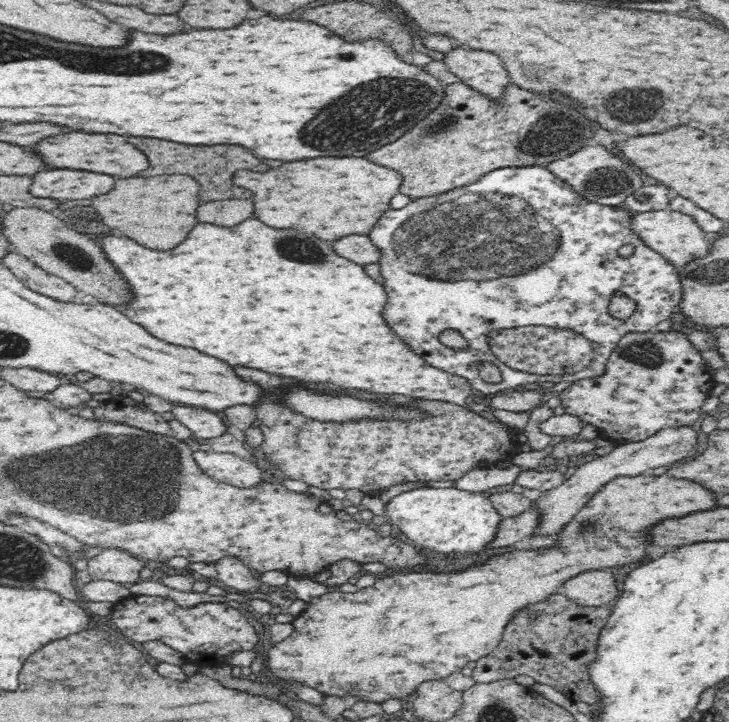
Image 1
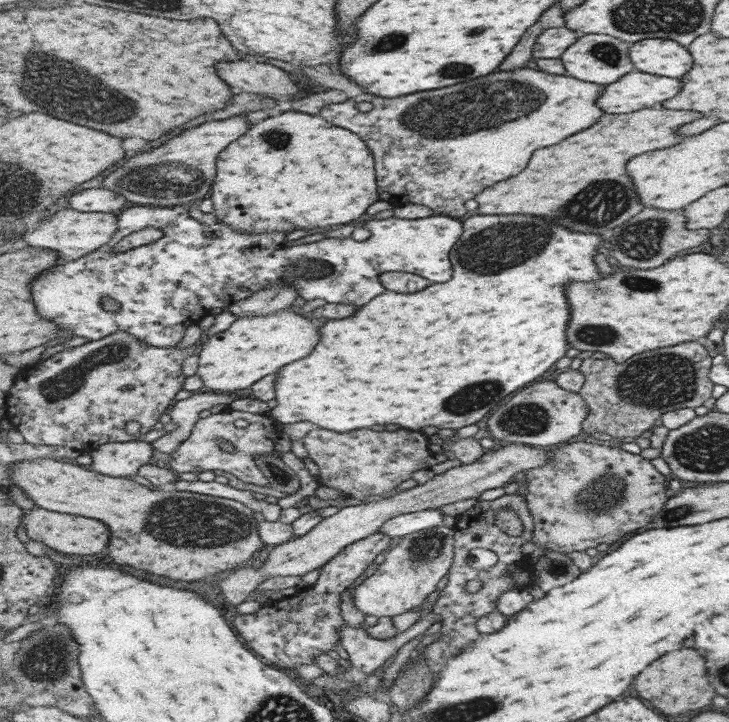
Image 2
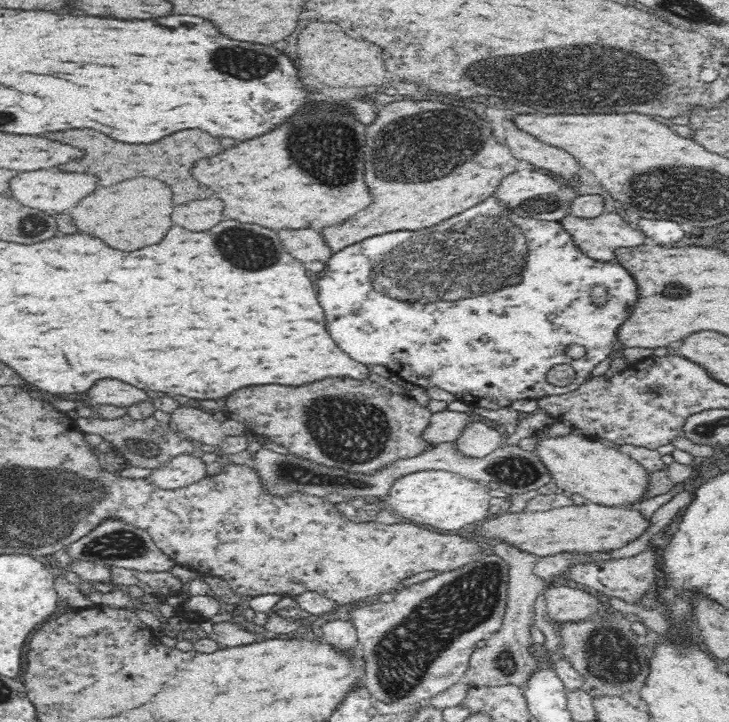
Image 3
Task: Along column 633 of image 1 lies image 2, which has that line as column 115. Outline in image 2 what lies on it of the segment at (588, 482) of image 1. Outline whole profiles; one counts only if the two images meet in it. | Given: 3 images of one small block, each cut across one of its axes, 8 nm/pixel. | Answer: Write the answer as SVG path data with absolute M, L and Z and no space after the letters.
M133 440L129 442L109 443L99 447L96 451L89 451L93 462L93 470L107 474L107 476L135 476L140 472L145 464L149 465L149 460L153 458L153 443L143 442L143 440Z

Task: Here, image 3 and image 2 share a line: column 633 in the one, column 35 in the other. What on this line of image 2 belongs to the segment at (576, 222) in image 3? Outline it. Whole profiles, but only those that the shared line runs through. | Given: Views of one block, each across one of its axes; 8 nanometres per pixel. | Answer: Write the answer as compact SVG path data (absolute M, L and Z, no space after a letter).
M71 208L60 209L32 231L28 231L21 237L28 246L39 247L40 249L50 249L59 252L59 259L62 262L74 261L89 253L96 251L99 247L104 247L117 234L119 229L119 214L112 212L81 212Z

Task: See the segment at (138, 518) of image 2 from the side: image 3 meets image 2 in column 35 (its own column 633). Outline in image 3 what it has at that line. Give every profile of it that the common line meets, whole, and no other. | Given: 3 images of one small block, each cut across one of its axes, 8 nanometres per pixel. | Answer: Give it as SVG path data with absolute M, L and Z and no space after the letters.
M585 434L566 436L542 436L538 438L534 452L552 475L560 491L582 494L590 502L610 506L632 504L640 500L649 486L649 473L613 444L588 437Z

